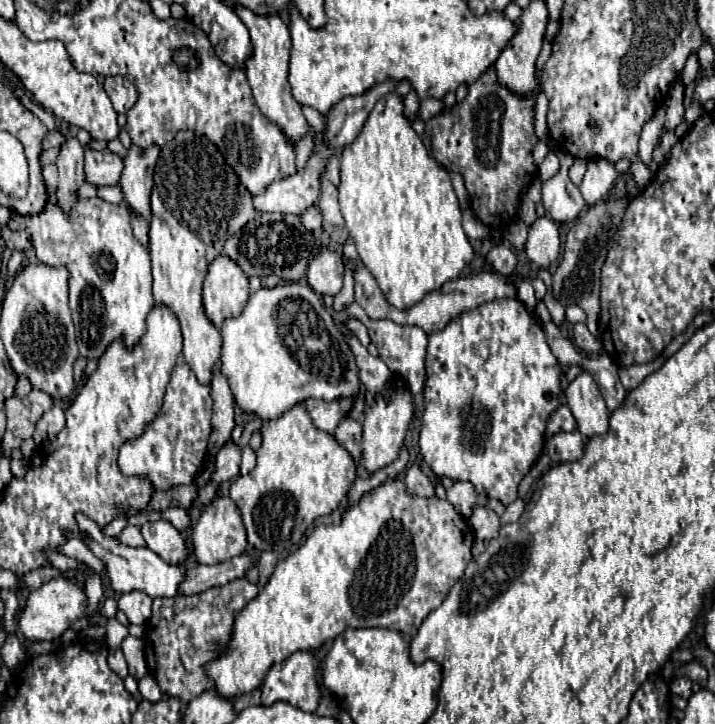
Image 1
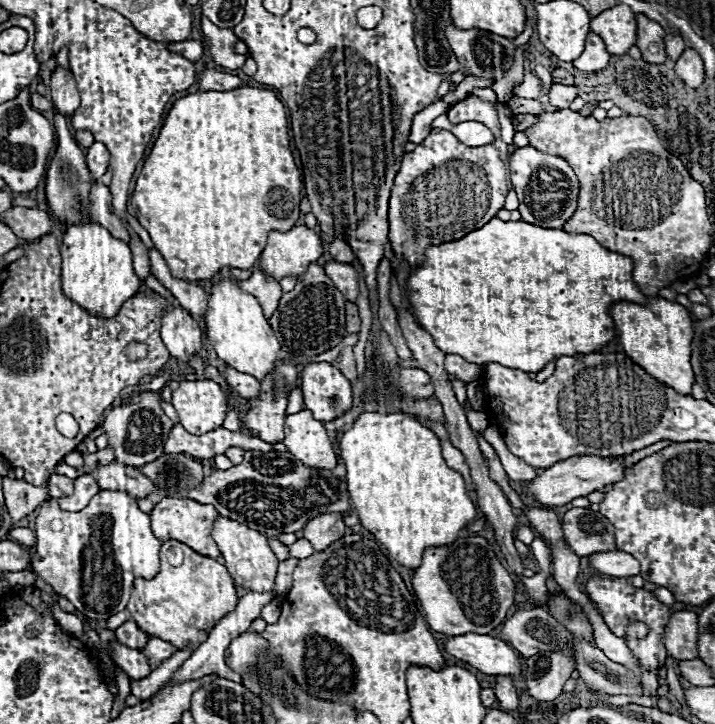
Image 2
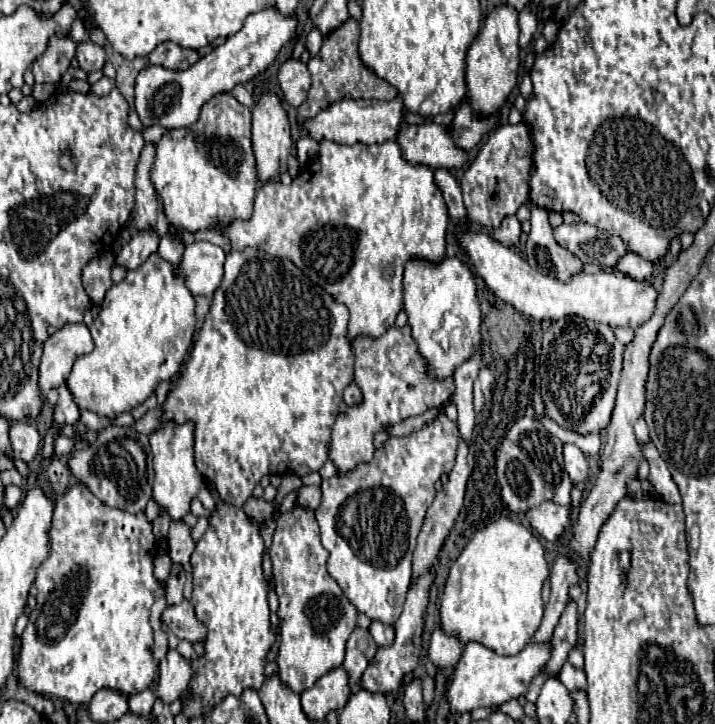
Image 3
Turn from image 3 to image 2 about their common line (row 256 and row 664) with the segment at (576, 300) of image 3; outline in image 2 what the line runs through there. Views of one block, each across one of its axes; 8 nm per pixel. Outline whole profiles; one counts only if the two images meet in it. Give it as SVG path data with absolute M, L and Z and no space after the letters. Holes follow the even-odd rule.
M462 634L446 640L446 650L488 676L520 676L524 658L506 642L488 634Z

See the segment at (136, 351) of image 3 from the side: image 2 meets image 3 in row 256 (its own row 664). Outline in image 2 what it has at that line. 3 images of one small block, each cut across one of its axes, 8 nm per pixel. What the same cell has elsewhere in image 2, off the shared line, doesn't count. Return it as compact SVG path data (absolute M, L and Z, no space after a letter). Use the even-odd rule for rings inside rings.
M150 636L150 638L148 638L148 642L146 642L146 646L142 648L144 656L148 658L150 670L158 668L158 666L160 666L164 660L168 660L176 650L178 650L176 646L172 646L170 642L164 642L164 640L156 638L156 636Z

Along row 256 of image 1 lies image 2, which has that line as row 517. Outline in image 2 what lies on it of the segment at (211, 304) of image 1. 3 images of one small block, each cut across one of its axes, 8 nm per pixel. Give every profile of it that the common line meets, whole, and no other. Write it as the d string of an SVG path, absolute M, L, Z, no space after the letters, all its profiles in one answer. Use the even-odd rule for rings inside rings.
M218 516L212 528L212 538L216 540L224 560L226 560L226 568L232 574L236 586L244 586L246 590L256 590L256 592L264 592L264 590L274 590L274 578L276 578L276 566L278 566L278 558L274 556L274 552L268 546L268 538L236 520Z

